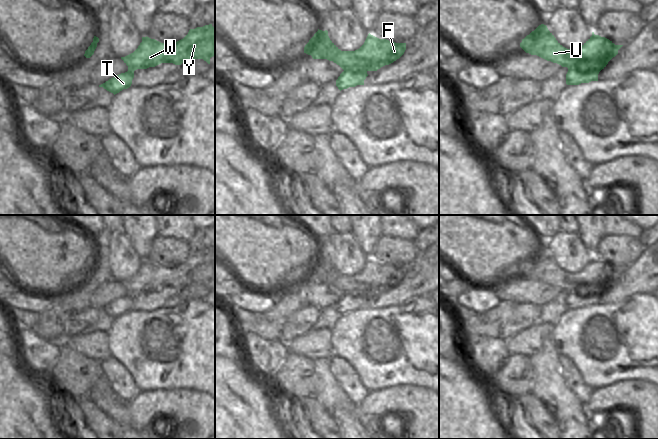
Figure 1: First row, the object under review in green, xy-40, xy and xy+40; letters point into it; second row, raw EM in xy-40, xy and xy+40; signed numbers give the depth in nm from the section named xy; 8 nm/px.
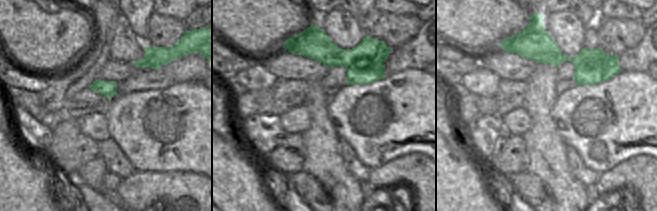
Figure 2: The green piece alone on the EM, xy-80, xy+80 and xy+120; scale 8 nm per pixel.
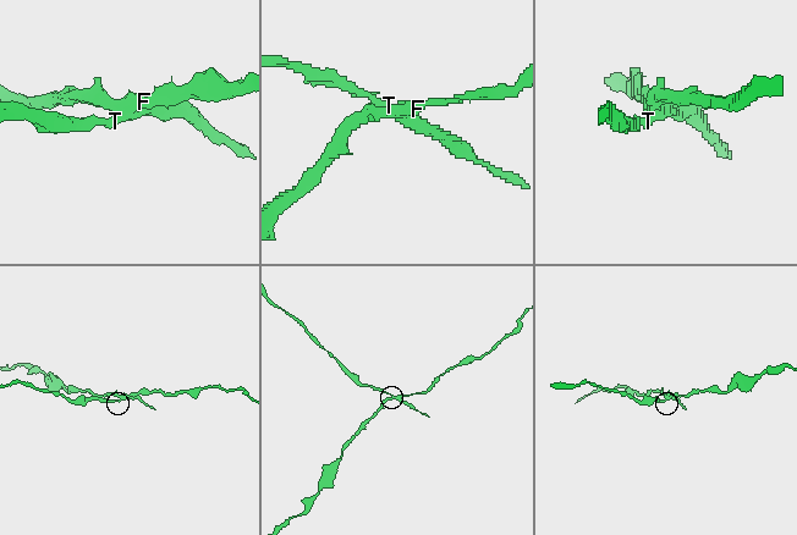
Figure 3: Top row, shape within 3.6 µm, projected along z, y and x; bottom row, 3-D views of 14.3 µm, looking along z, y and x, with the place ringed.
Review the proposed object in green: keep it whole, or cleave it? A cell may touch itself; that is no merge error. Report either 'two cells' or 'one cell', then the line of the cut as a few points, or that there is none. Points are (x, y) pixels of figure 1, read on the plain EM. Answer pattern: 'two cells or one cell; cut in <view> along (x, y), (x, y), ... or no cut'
two cells; cut in xy+40 along (568, 292), (576, 292), (581, 296), (599, 295)

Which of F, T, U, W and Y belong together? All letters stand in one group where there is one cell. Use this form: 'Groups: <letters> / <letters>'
Groups: F U W Y / T

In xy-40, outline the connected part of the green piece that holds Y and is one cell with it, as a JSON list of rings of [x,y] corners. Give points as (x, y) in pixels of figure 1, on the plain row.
[[[212,248],[203,251],[190,253],[188,258],[175,267],[161,267],[149,261],[142,261],[142,266],[138,272],[131,278],[121,281],[128,290],[128,295],[137,293],[147,293],[155,291],[161,287],[173,287],[181,289],[189,283],[203,283],[210,288],[210,282],[215,280],[215,251]]]

